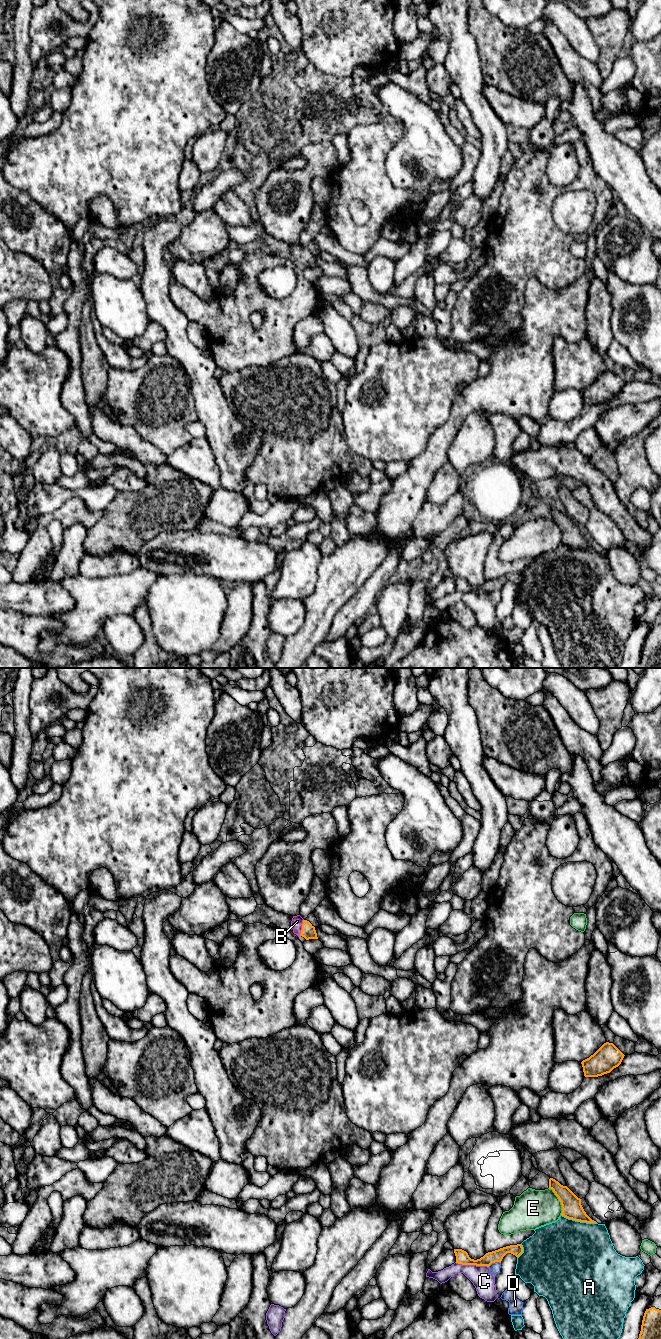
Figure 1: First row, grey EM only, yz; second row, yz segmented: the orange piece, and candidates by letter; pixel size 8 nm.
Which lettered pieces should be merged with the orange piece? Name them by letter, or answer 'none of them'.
B

